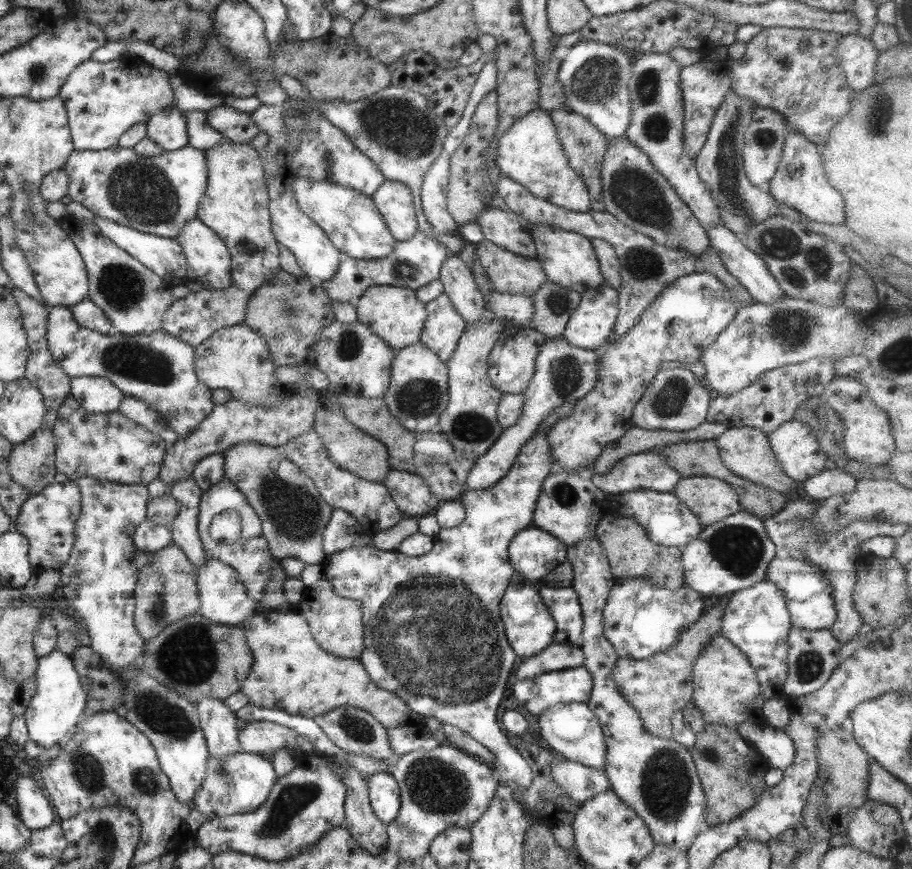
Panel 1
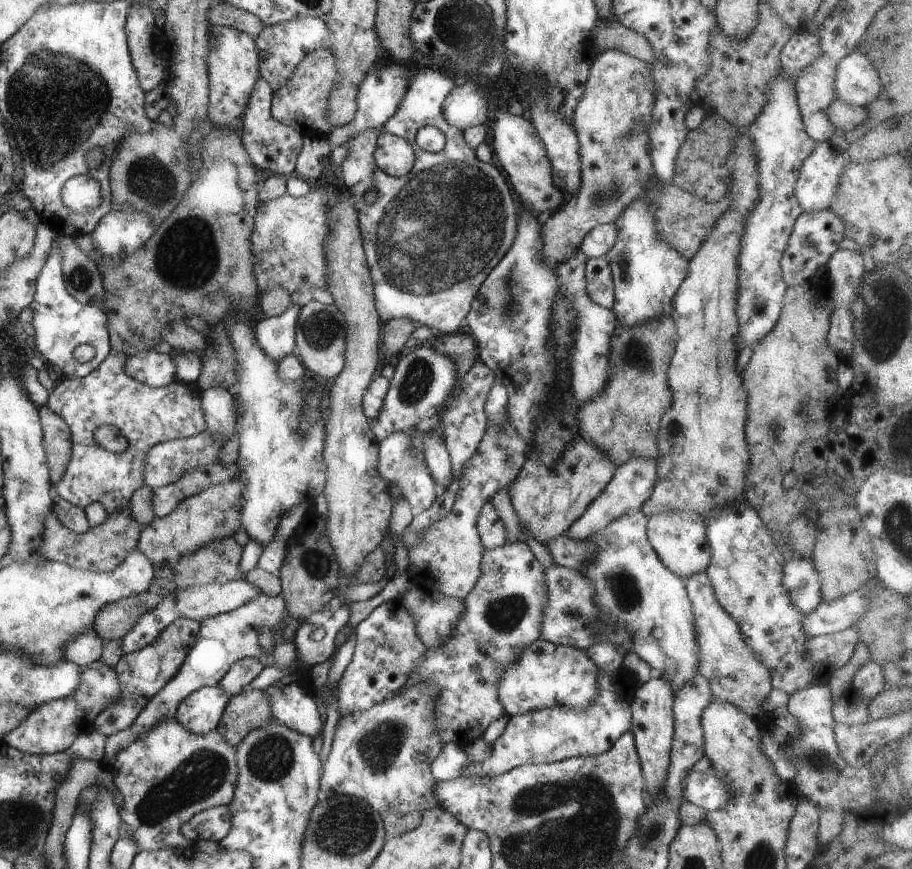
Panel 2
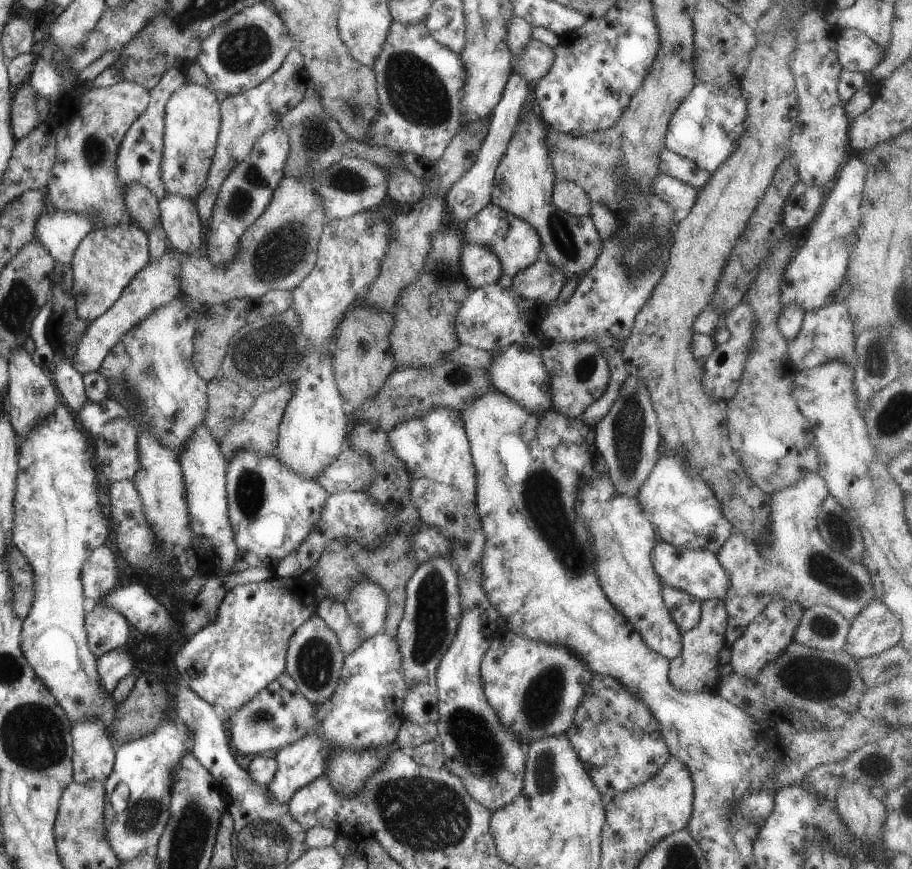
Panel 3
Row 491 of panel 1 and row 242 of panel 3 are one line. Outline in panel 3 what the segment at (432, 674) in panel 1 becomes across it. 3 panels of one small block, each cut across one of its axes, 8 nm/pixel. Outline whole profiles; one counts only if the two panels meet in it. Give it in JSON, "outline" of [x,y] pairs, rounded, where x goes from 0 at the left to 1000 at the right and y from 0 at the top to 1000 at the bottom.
{"outline":[[[536,234],[516,253],[509,255],[507,264],[509,281],[532,283],[545,295],[545,299],[549,304],[549,316],[561,319],[566,313],[584,304],[593,295],[593,280],[587,264],[571,251],[549,242],[547,237]]]}

